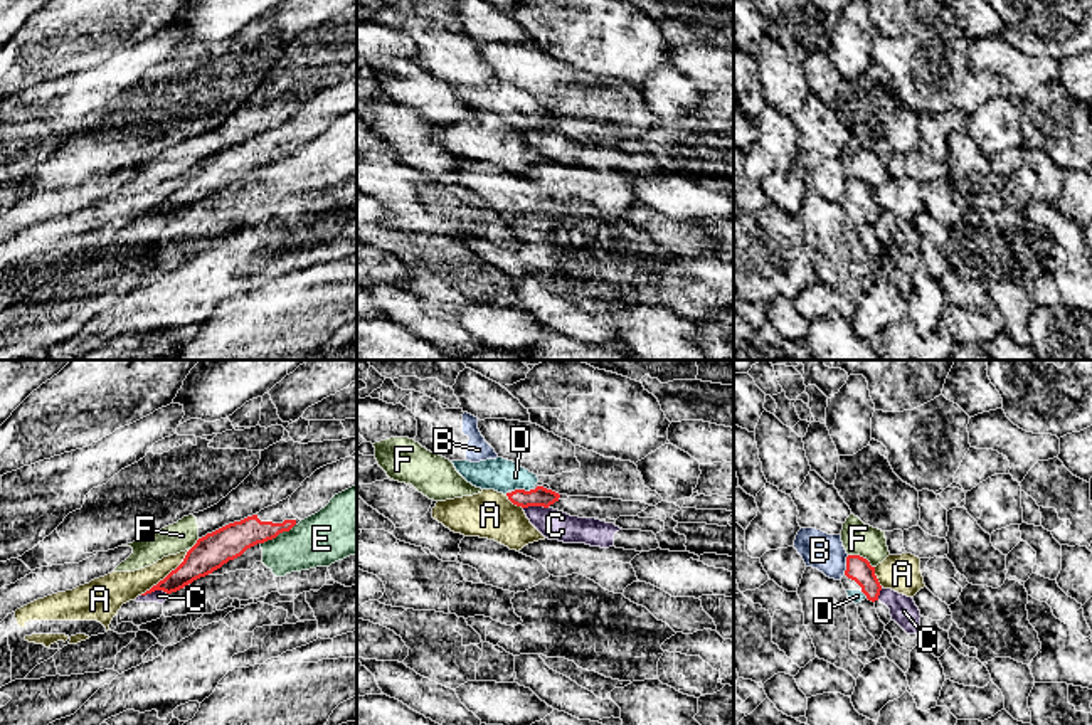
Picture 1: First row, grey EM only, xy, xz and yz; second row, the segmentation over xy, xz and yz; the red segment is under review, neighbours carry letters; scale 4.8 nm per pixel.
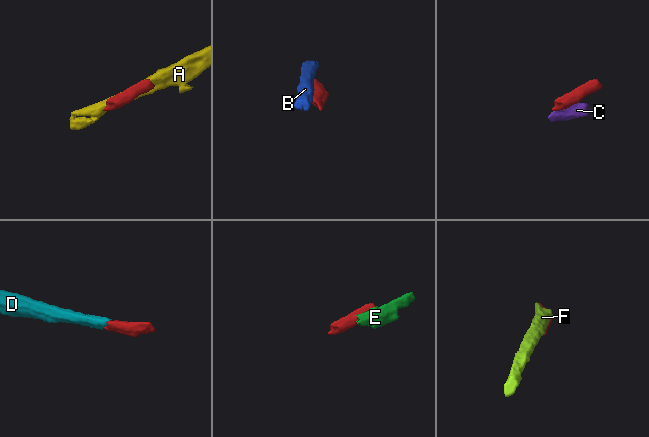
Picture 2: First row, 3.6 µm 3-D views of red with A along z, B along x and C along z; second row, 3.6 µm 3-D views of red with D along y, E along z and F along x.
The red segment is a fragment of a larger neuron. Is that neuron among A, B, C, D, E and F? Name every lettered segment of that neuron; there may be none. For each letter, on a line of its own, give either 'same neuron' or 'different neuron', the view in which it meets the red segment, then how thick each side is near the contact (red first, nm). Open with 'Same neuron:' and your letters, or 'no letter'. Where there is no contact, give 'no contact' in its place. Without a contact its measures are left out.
Same neuron: D
A: different neuron; contact in xy; calibres 170 and 160 nm
B: different neuron; contact in yz; calibres 120 and 180 nm
C: different neuron; contact in xy; calibres 140 and 60 nm
D: same neuron; contact in xz; calibres 100 and 160 nm
E: different neuron; contact in xy; calibres 160 and 260 nm
F: different neuron; contact in yz; calibres 120 and 160 nm

